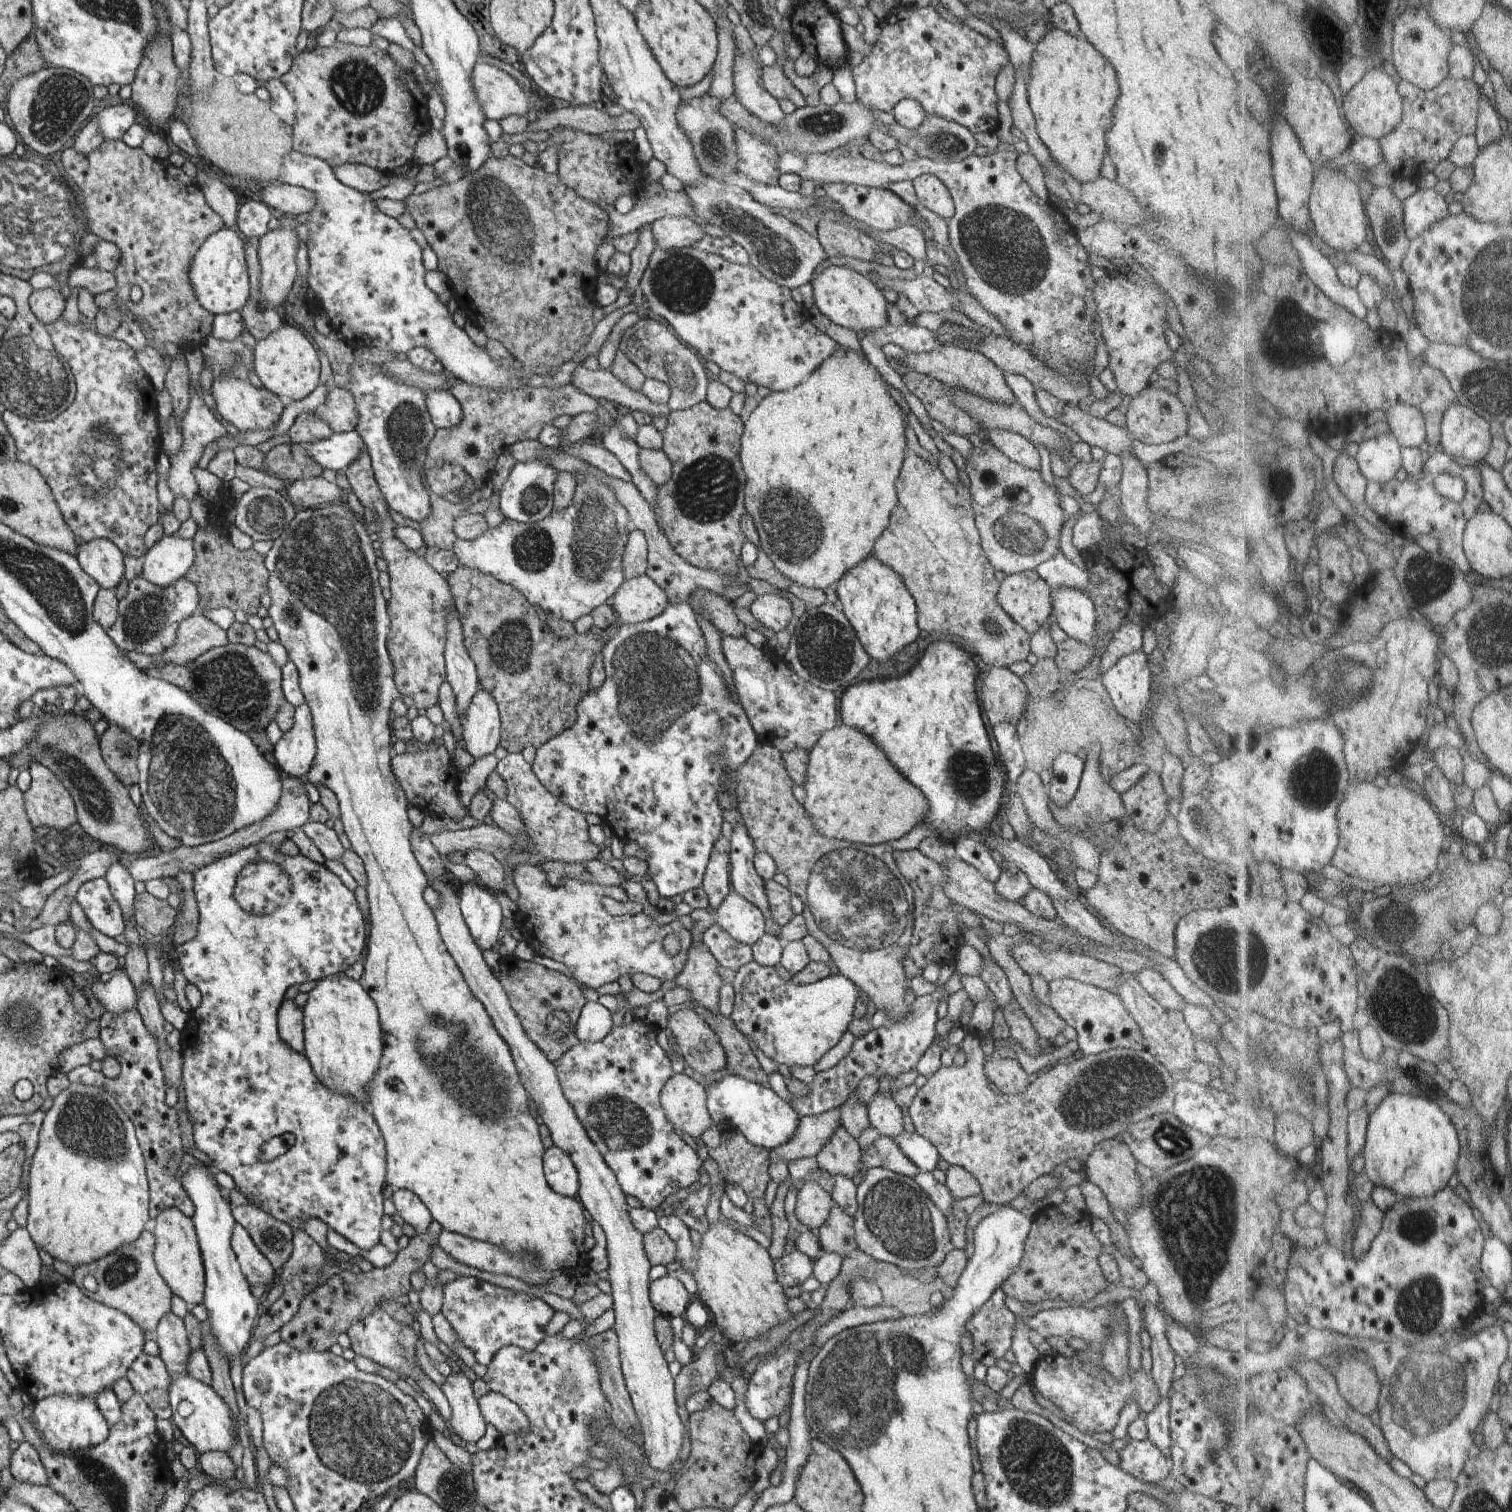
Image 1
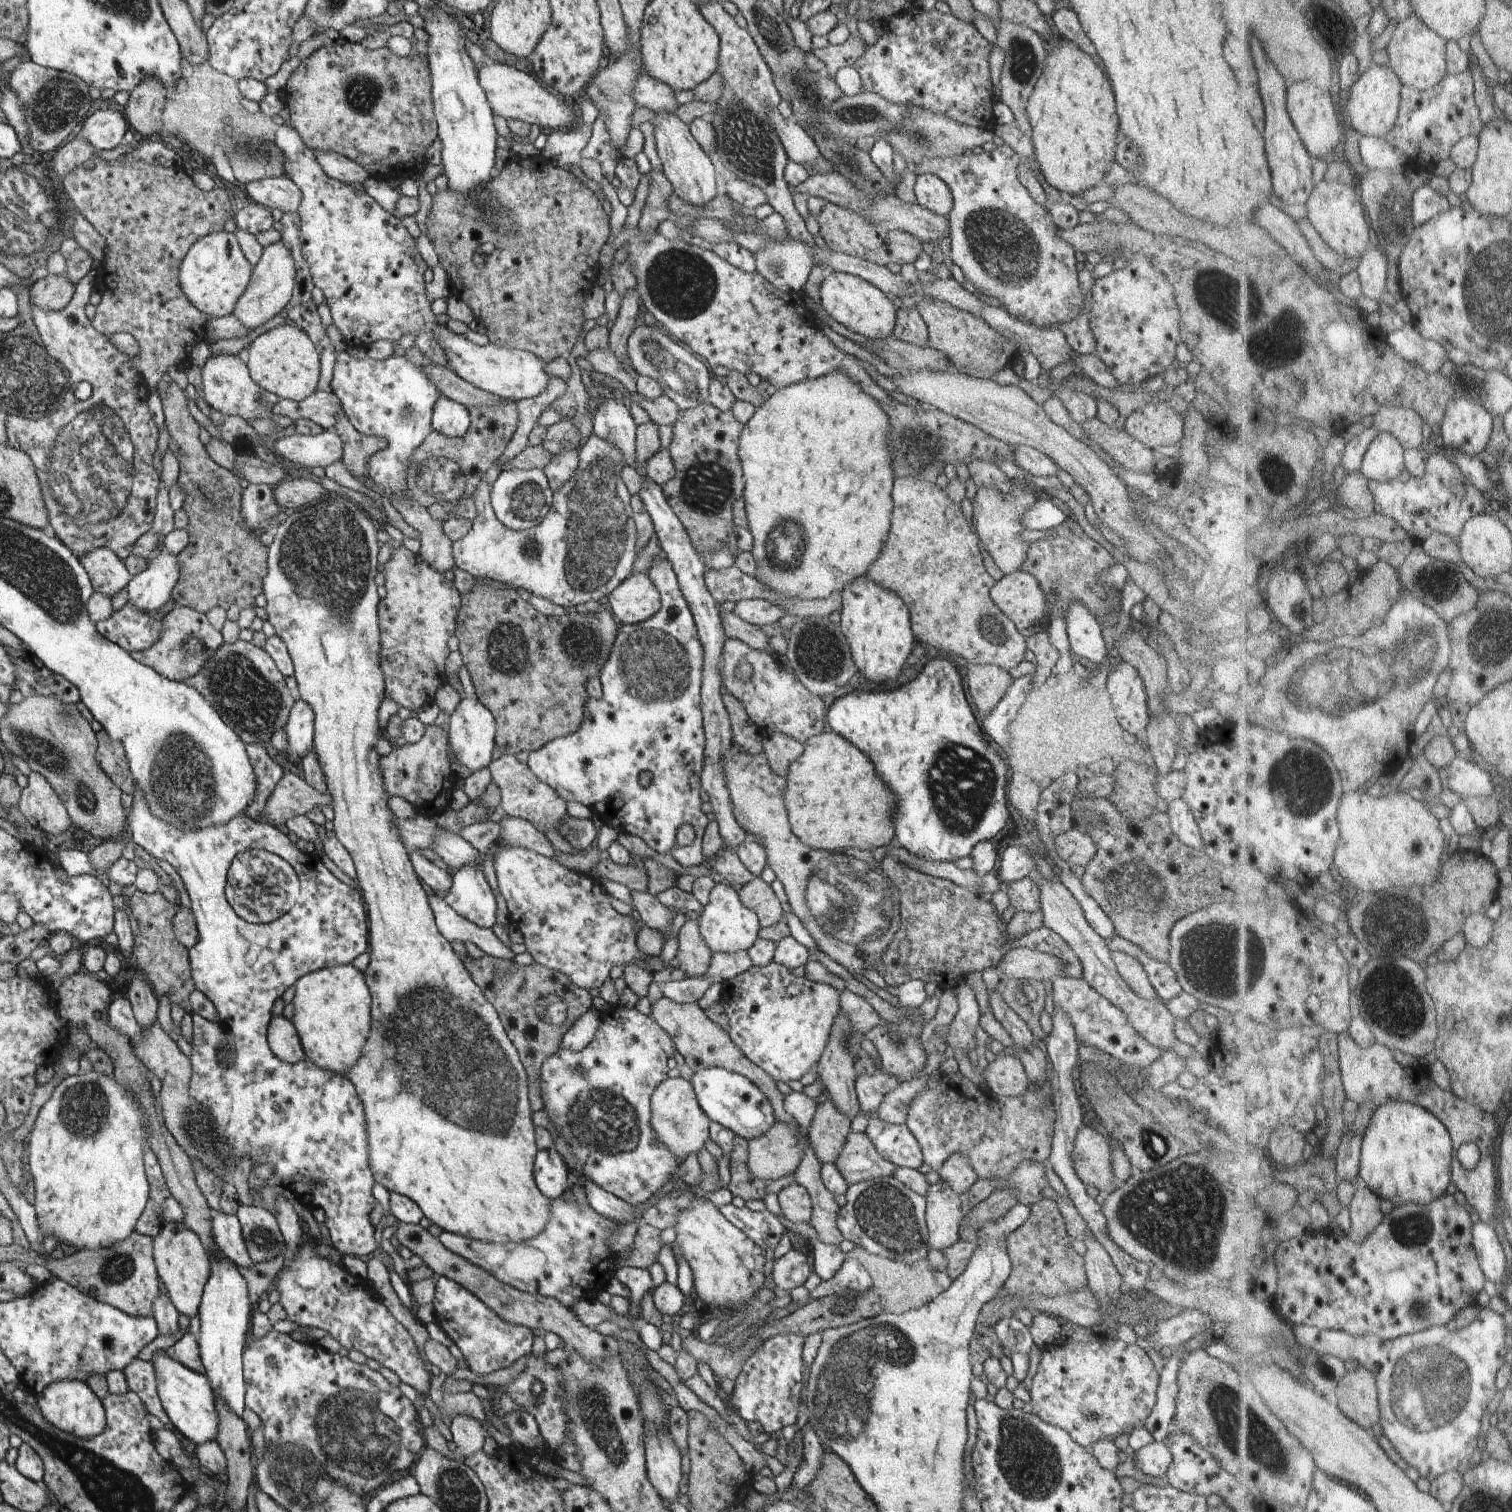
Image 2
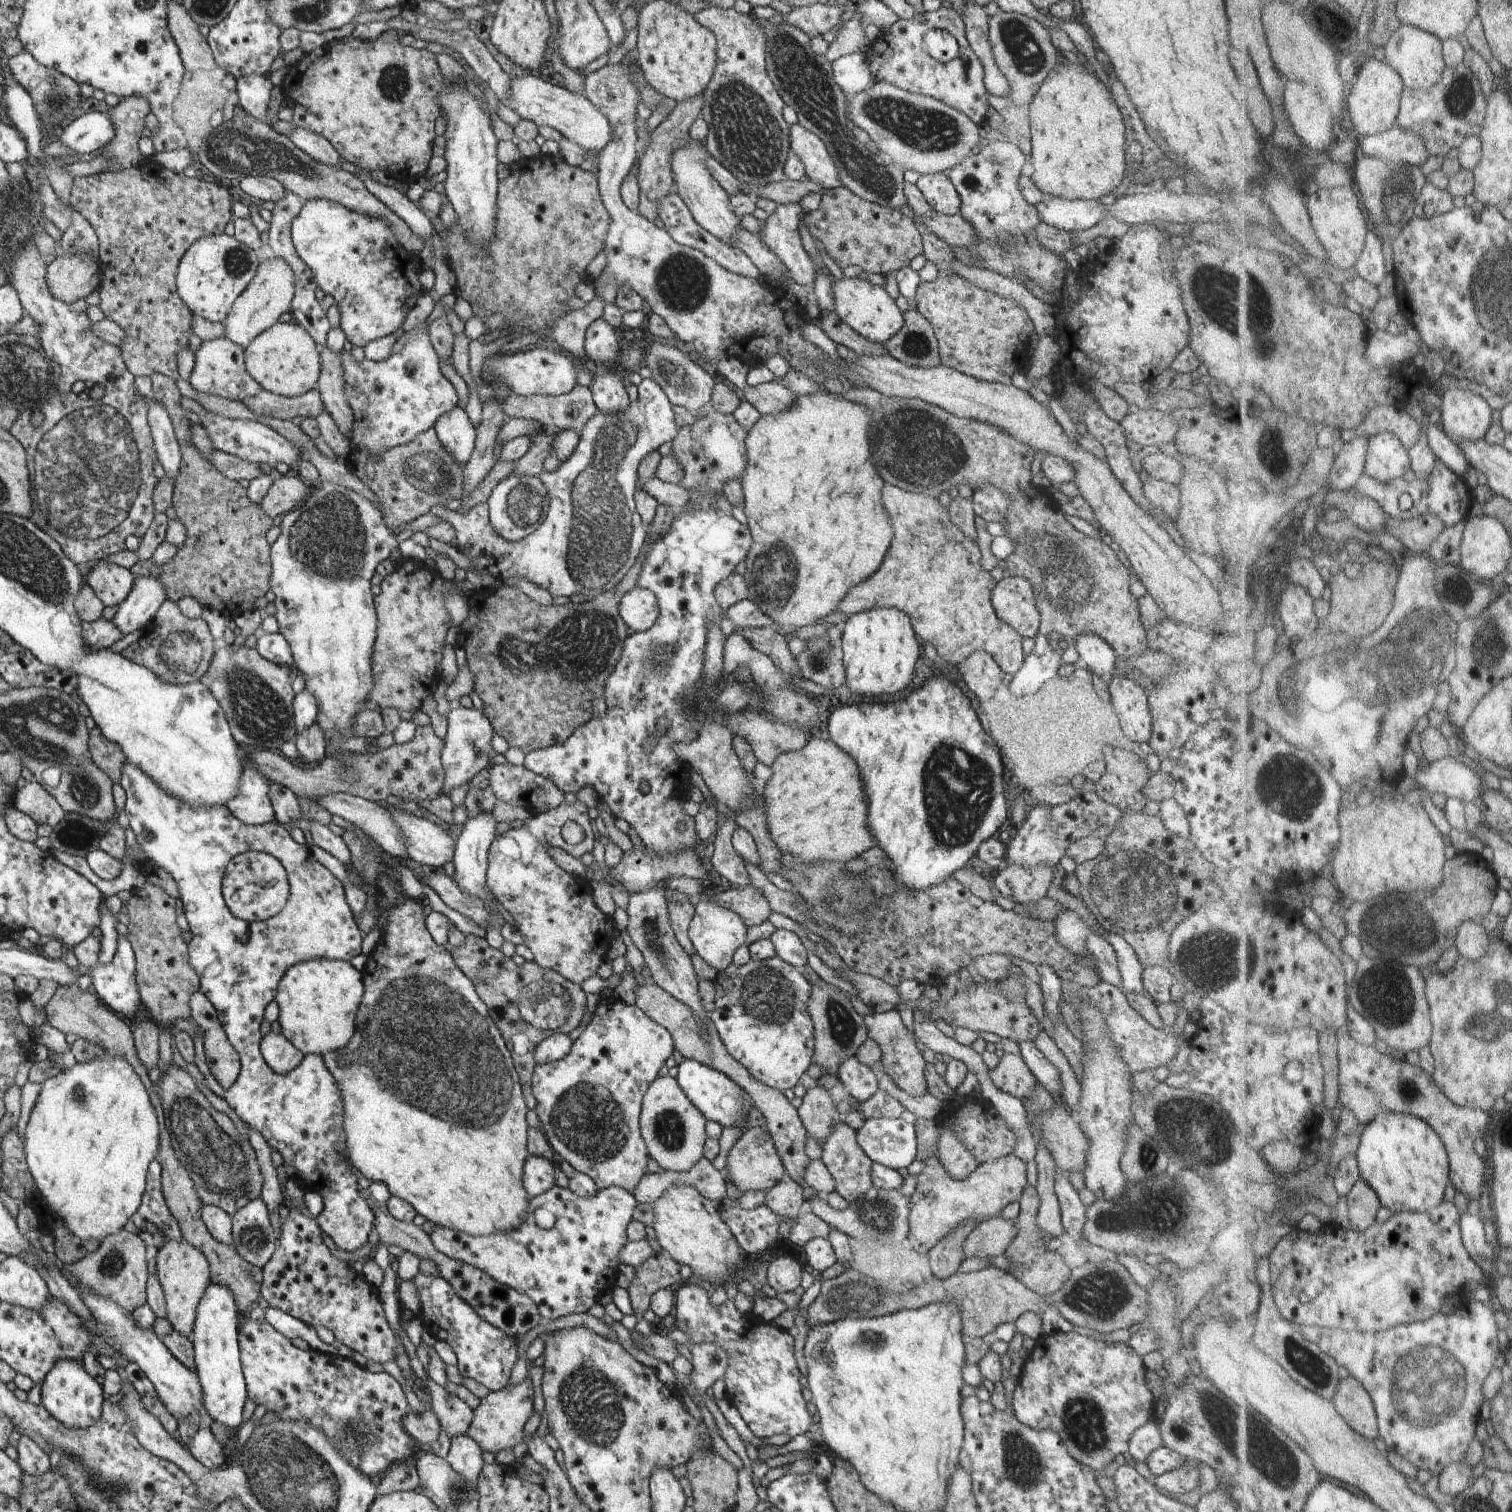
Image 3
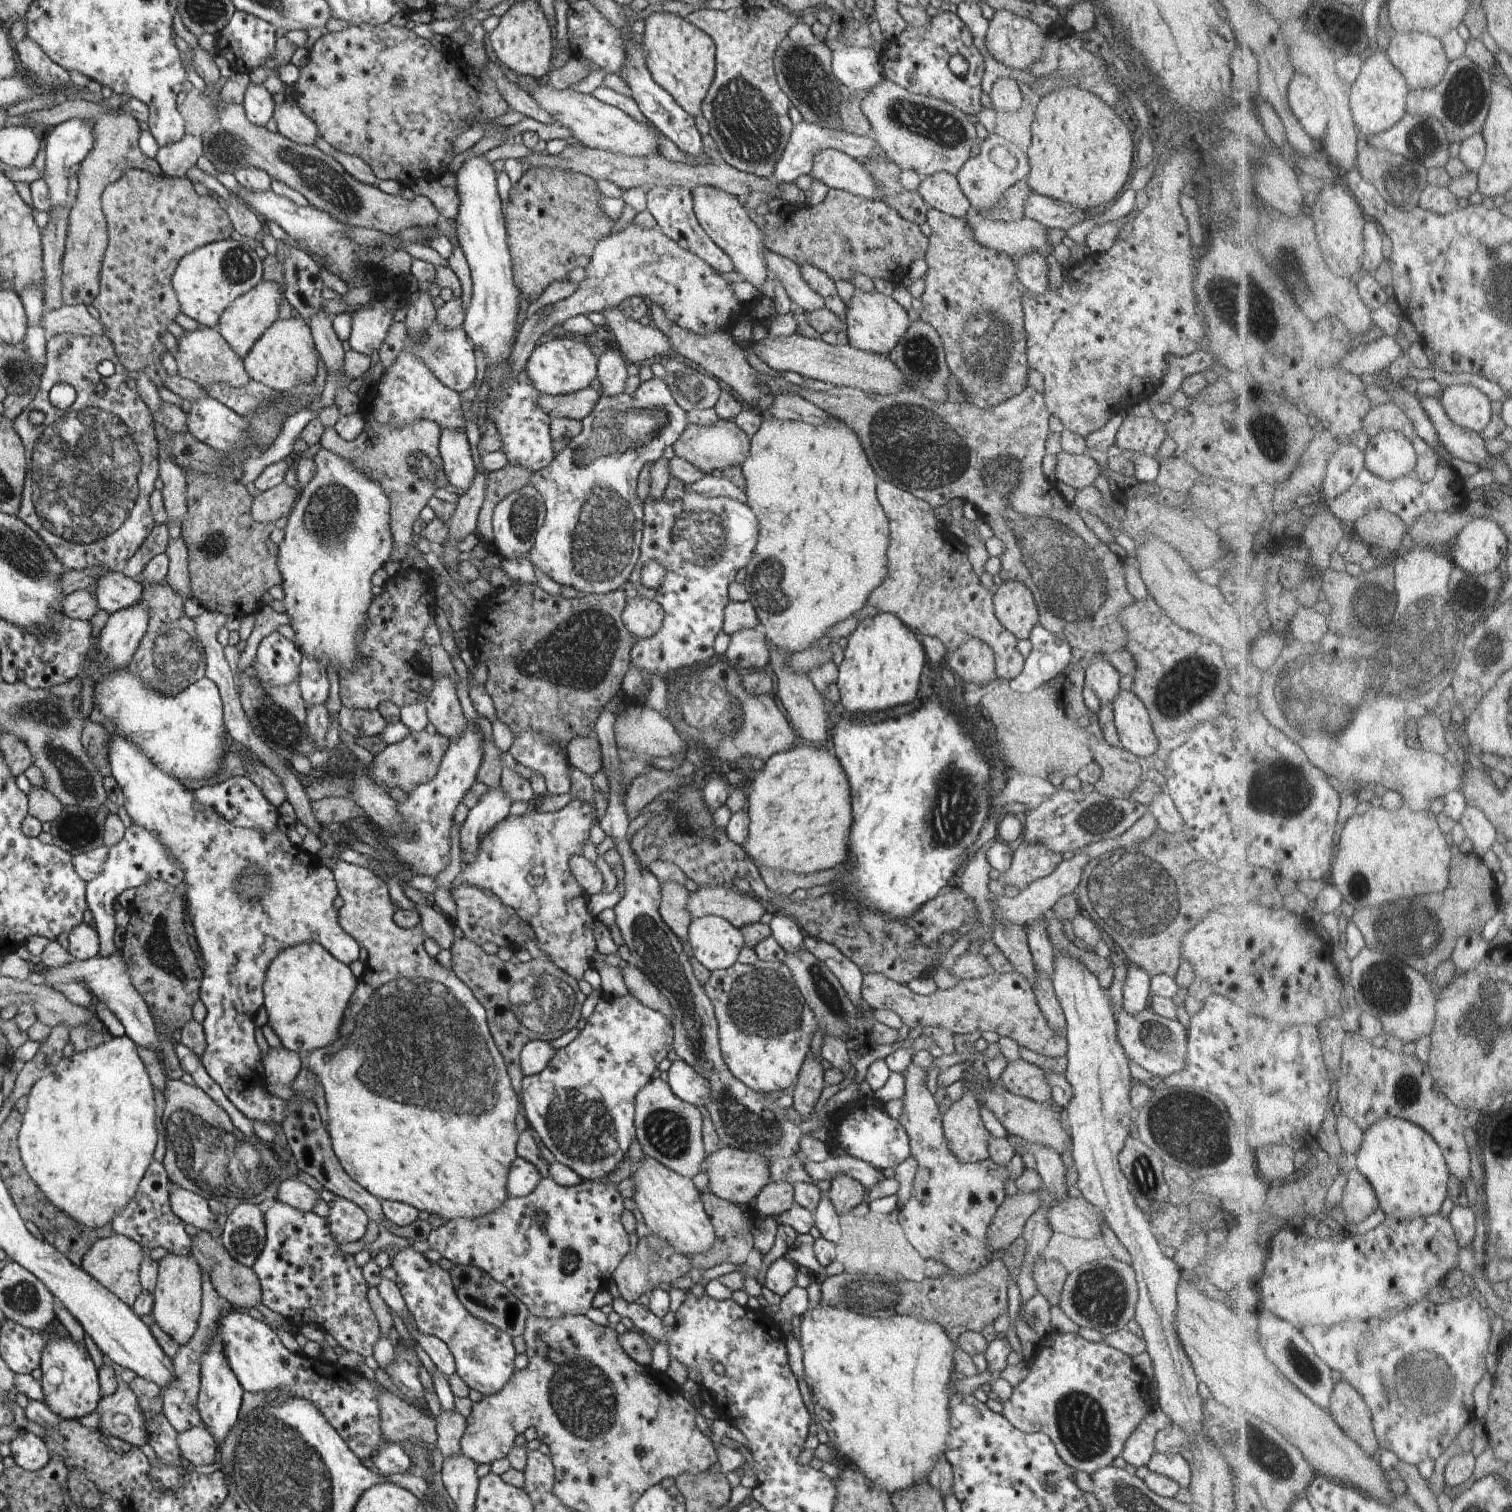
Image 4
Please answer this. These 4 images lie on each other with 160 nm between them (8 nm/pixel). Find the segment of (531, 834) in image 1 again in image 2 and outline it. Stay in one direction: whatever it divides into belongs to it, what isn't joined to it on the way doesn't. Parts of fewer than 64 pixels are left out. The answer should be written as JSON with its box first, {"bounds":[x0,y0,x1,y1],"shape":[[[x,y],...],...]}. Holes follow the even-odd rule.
{"bounds":[489,755,568,831],"shape":[[[502,755],[489,765],[491,780],[500,788],[501,805],[499,811],[512,818],[522,818],[530,822],[537,831],[558,829],[562,820],[568,819],[567,803],[558,794],[534,776],[527,764],[518,762],[514,755]]]}

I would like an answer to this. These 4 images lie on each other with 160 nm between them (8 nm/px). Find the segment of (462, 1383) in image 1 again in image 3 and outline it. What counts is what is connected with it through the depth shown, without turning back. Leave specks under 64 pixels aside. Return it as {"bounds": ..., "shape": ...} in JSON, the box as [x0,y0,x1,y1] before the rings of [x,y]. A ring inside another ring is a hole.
{"bounds":[446,1433,485,1484],"shape":[[[467,1433],[454,1436],[451,1440],[452,1446],[450,1446],[450,1452],[446,1458],[448,1464],[460,1476],[464,1476],[464,1480],[478,1484],[480,1472],[482,1472],[485,1464],[482,1459],[483,1450]]]}

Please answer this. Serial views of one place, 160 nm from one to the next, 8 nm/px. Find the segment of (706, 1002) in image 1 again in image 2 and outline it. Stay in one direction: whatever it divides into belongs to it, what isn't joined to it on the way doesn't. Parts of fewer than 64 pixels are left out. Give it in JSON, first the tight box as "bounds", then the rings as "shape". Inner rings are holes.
{"bounds":[675,920,711,977],"shape":[[[687,920],[678,933],[678,954],[675,957],[678,966],[688,977],[704,977],[706,970],[710,968],[711,952],[706,948],[699,934],[698,920]]]}

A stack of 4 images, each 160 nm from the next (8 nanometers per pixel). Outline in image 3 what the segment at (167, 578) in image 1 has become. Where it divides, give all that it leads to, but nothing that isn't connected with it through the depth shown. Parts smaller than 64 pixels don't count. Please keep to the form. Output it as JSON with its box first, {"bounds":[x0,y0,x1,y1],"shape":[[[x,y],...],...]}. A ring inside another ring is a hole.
{"bounds":[112,576,169,636],"shape":[[[140,576],[131,593],[119,606],[112,622],[123,636],[144,629],[169,598],[162,579]]]}

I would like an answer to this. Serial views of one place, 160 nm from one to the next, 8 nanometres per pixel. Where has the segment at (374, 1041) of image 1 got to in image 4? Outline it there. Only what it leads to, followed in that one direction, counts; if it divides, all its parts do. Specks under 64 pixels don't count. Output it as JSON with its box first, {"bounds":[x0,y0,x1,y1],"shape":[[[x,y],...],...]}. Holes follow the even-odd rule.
{"bounds":[264,942,359,1058],"shape":[[[304,942],[282,950],[272,960],[264,982],[267,1025],[274,1030],[283,1048],[304,1058],[312,1050],[338,1040],[348,1002],[358,987],[359,980],[349,966],[339,962],[316,942]]]}

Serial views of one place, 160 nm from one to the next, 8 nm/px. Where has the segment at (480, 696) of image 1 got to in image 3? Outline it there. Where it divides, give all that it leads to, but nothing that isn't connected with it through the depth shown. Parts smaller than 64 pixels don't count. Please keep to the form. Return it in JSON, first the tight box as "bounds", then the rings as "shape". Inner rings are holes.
{"bounds":[441,704,493,795],"shape":[[[453,704],[447,716],[448,733],[445,738],[445,746],[441,755],[441,763],[444,770],[444,784],[442,793],[450,795],[455,789],[466,782],[471,782],[474,775],[484,770],[489,764],[490,752],[492,752],[493,727],[490,720],[478,708],[464,708],[459,704]]]}

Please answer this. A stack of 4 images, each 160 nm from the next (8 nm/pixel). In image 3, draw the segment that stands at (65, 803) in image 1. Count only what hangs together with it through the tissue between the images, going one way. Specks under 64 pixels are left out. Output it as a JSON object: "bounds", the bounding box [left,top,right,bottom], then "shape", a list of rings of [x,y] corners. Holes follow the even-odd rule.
{"bounds":[12,782,66,828],"shape":[[[38,782],[26,783],[23,788],[16,789],[12,806],[30,816],[37,825],[48,824],[53,828],[66,814],[60,804],[45,790],[45,785]]]}

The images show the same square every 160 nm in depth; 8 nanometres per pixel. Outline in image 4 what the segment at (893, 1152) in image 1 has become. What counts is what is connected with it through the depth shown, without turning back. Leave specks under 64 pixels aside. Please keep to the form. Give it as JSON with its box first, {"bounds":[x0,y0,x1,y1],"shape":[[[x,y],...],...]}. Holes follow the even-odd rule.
{"bounds":[829,1175,865,1215],"shape":[[[838,1175],[831,1181],[829,1198],[838,1215],[850,1214],[863,1206],[865,1187],[850,1176]]]}

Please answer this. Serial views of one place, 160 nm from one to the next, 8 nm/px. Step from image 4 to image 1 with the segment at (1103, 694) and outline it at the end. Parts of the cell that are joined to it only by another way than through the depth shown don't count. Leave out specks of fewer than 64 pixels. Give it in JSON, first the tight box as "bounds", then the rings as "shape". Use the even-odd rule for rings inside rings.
{"bounds":[1051,588,1097,643],"shape":[[[1077,588],[1051,590],[1052,620],[1067,634],[1081,643],[1090,643],[1096,634],[1097,604]]]}

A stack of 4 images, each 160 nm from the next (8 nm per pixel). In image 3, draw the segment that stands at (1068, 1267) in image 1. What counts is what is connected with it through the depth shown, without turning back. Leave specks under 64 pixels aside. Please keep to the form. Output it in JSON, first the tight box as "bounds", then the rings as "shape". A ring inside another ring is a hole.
{"bounds":[1004,1186,1071,1297],"shape":[[[1026,1186],[1022,1192],[1022,1206],[1019,1219],[1015,1220],[1018,1234],[1009,1243],[1004,1256],[1011,1263],[1008,1272],[1020,1282],[1023,1282],[1034,1294],[1041,1294],[1046,1297],[1062,1288],[1062,1285],[1070,1278],[1071,1268],[1068,1268],[1064,1258],[1055,1251],[1048,1248],[1044,1241],[1044,1234],[1040,1232],[1036,1224],[1036,1212],[1038,1212],[1039,1197],[1032,1186]]]}

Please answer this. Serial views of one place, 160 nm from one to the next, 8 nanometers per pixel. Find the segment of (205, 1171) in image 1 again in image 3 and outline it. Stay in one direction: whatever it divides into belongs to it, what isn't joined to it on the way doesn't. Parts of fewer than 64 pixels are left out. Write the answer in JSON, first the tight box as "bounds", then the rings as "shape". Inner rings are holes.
{"bounds":[190,1284,247,1429],"shape":[[[212,1284],[199,1303],[198,1317],[190,1338],[202,1387],[202,1404],[214,1422],[232,1429],[243,1425],[242,1412],[247,1400],[246,1376],[242,1376],[238,1335],[238,1307],[230,1288]]]}

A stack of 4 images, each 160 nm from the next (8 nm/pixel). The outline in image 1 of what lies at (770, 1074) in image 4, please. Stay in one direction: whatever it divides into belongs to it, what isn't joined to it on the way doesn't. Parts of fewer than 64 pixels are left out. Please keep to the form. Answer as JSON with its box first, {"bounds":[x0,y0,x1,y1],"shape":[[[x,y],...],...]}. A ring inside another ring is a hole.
{"bounds":[730,960,862,1068],"shape":[[[754,960],[737,970],[731,985],[735,1001],[730,1017],[736,1028],[752,1038],[768,1058],[789,1068],[814,1066],[840,1042],[854,1020],[854,1004],[862,993],[842,973],[802,986],[780,978],[775,966],[762,966]]]}

